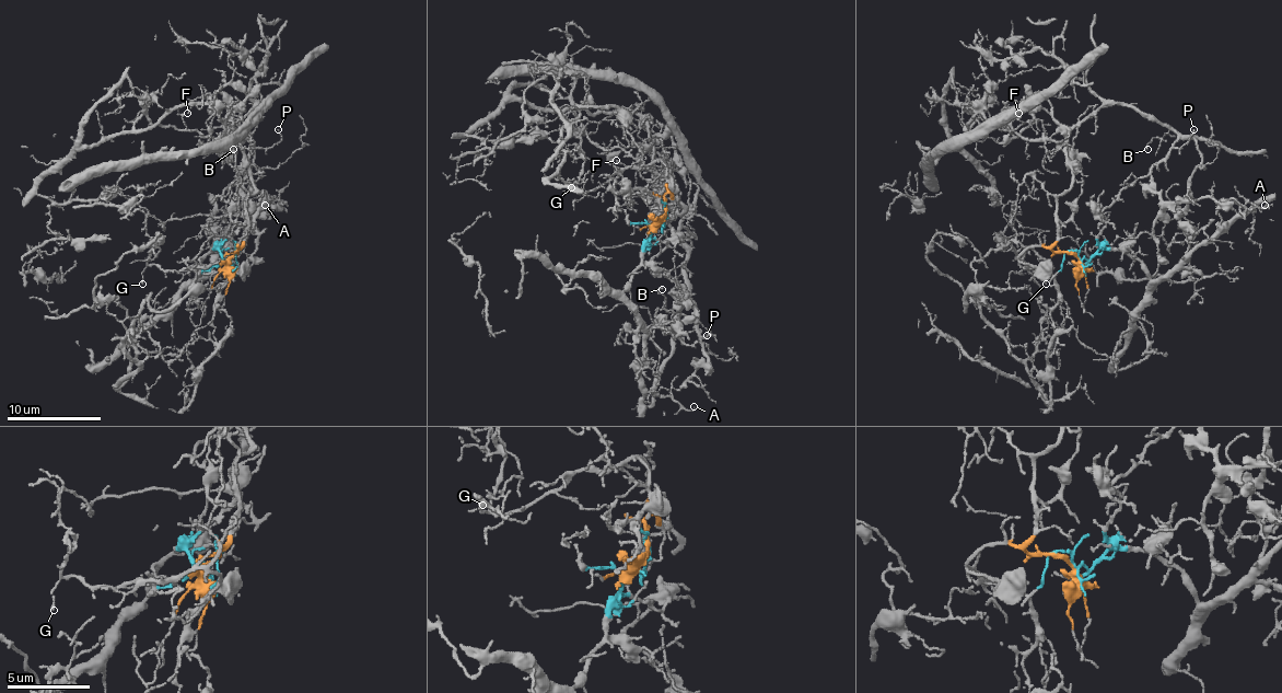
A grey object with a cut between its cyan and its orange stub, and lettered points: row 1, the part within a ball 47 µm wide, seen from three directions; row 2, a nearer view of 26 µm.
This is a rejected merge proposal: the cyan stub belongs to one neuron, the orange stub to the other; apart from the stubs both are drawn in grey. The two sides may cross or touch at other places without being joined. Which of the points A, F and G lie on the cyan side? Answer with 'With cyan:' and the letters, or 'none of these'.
With cyan: A

